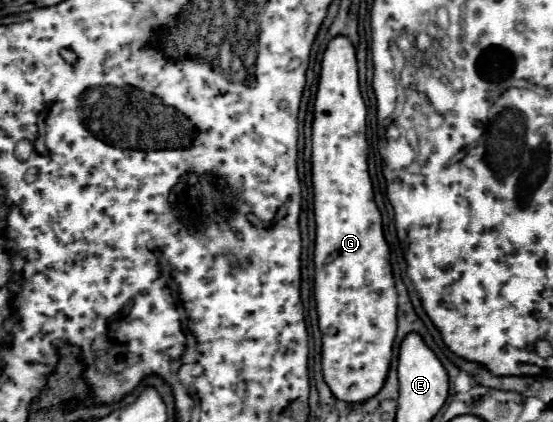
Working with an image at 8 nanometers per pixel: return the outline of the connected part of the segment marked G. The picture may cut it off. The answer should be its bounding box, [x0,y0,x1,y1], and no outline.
[312,35,398,403]

